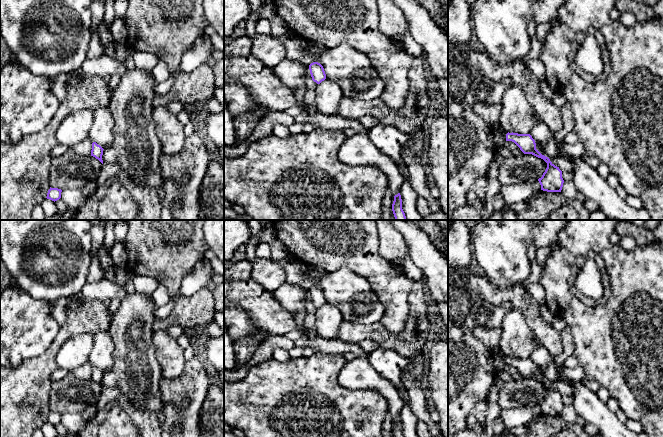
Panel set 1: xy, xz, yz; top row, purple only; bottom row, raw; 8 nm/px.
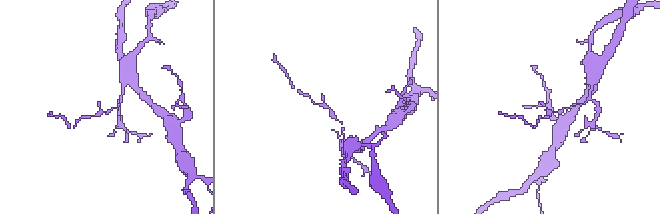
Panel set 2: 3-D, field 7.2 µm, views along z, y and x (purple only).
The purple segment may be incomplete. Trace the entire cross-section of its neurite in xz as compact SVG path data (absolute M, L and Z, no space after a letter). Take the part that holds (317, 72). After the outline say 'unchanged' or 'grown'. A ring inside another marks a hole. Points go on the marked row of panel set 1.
M313 62L309 65L310 74L312 80L317 84L320 84L326 79L326 74L323 66L318 62Z; unchanged

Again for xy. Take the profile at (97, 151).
M96 142L92 143L91 156L98 159L102 164L103 164L103 160L102 160L103 150L104 149L100 145L98 145Z; unchanged

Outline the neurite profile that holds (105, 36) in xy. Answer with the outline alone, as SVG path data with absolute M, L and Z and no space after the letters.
M104 22L99 26L99 40L105 49L114 40L109 26Z

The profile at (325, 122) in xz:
M319 111L315 114L300 113L295 118L296 123L311 123L321 127L324 130L344 130L353 128L356 133L365 133L368 136L369 129L366 129L358 120L345 119L339 116L327 116Z

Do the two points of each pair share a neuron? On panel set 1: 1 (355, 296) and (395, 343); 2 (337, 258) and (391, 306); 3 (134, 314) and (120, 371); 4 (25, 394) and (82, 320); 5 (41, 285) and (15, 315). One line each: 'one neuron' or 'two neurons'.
1: two neurons
2: one neuron
3: one neuron
4: one neuron
5: two neurons

